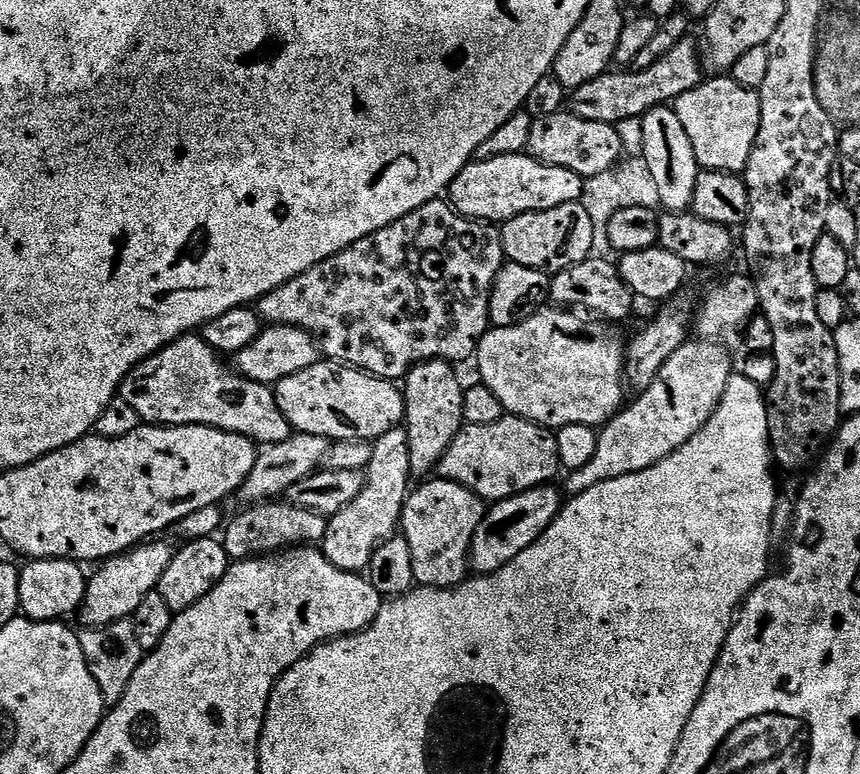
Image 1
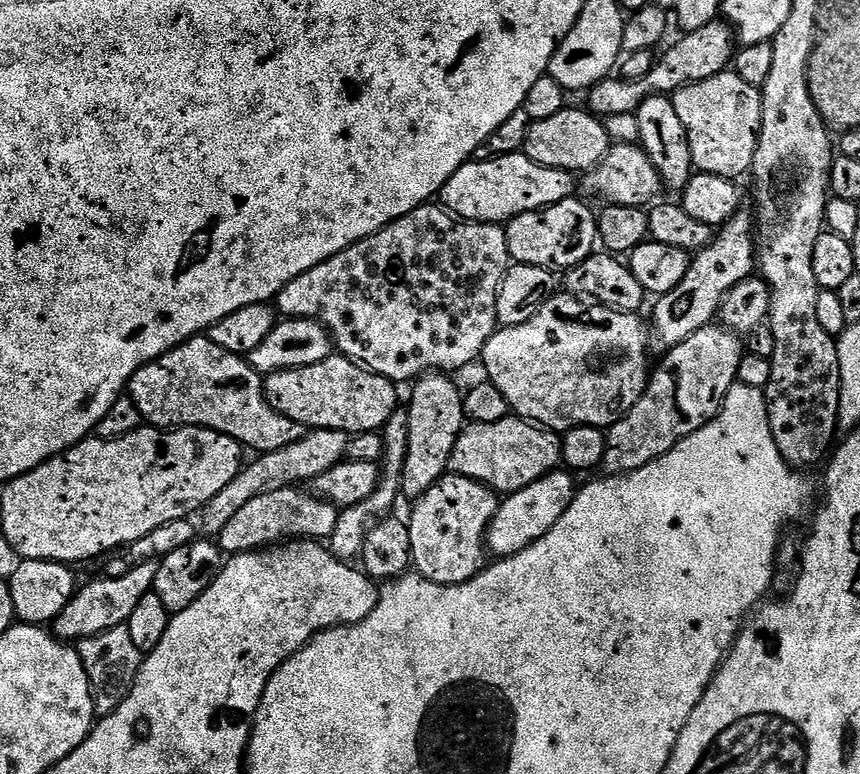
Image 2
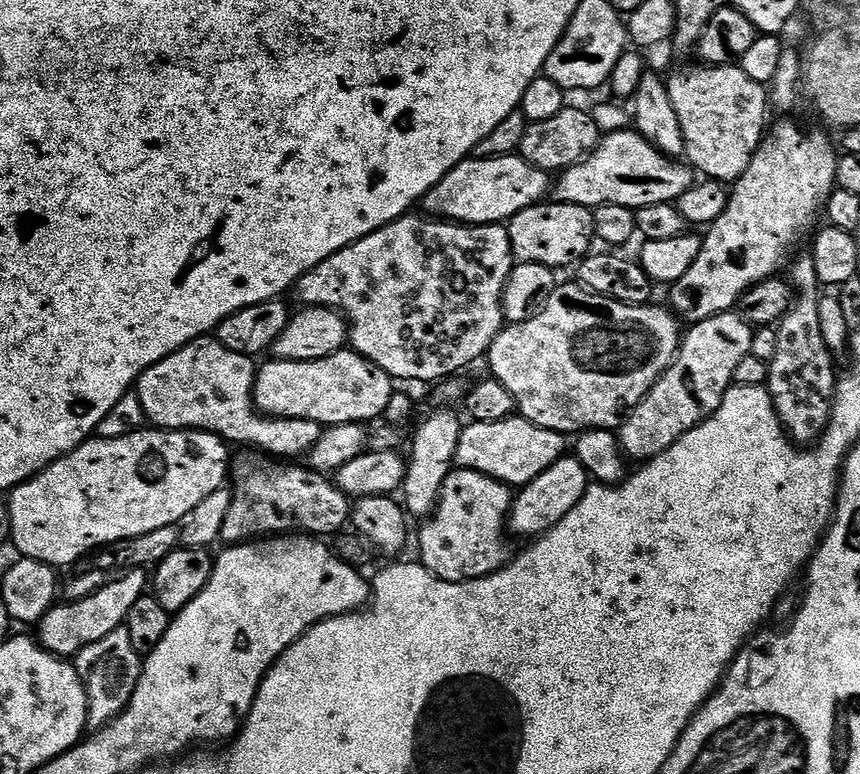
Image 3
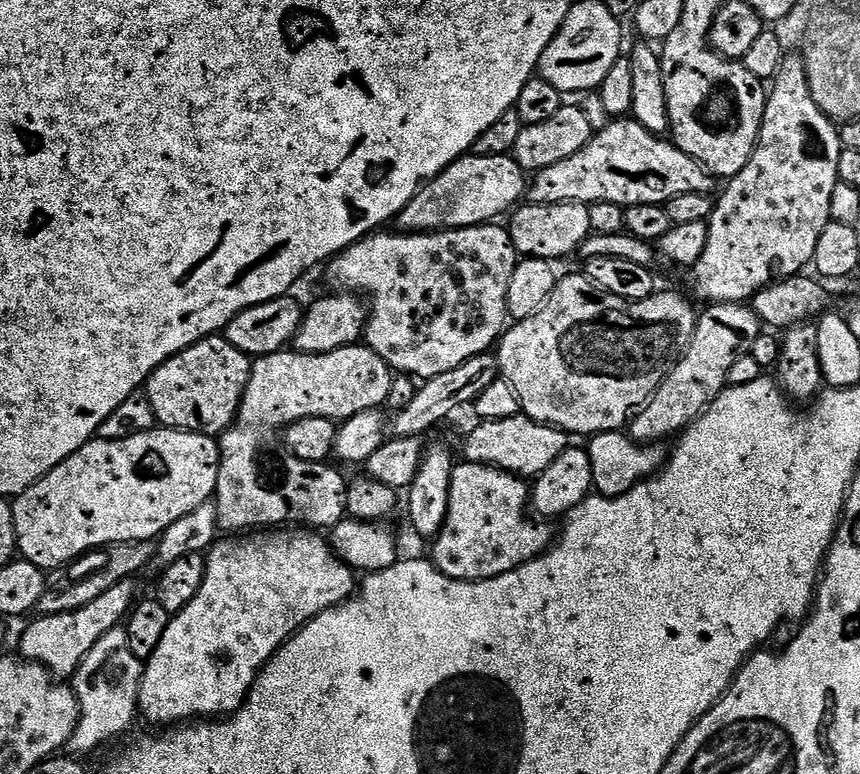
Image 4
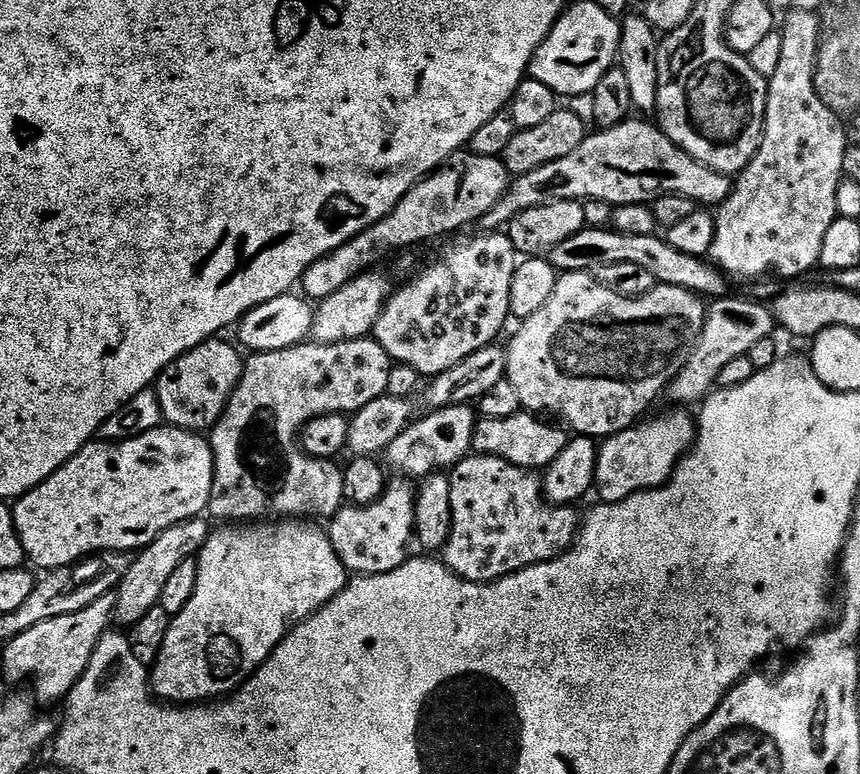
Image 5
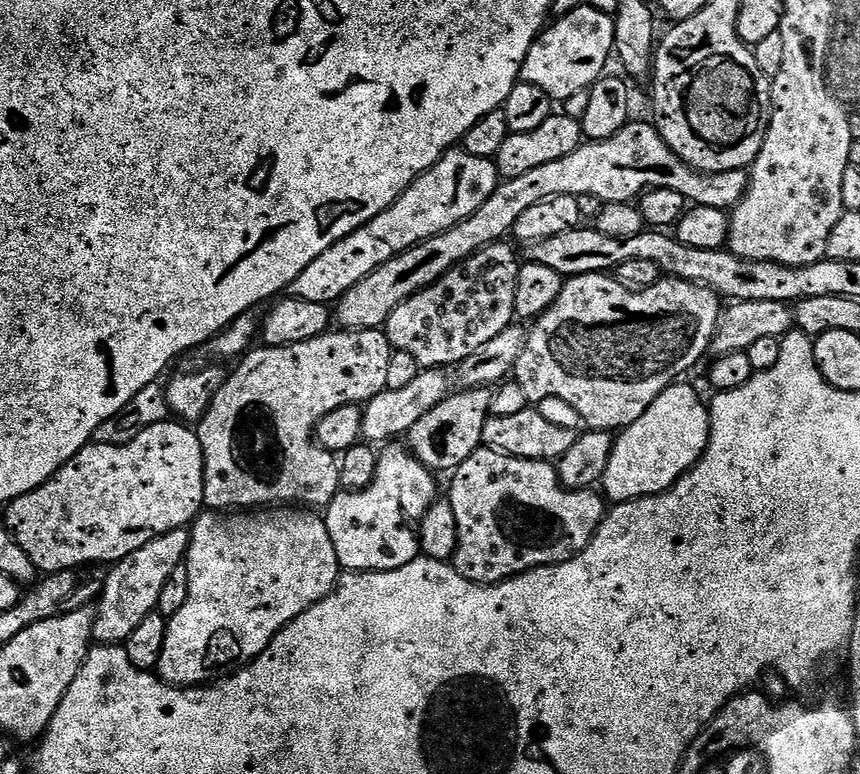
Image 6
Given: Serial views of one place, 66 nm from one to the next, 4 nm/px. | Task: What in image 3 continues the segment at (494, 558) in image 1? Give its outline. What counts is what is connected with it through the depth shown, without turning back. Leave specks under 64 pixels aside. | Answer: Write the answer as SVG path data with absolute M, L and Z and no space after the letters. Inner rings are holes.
M575 455L561 456L558 462L554 462L554 466L550 466L550 470L542 470L542 474L534 478L534 482L523 485L515 493L512 511L508 513L507 527L511 531L513 528L520 536L528 536L527 538L543 536L551 528L558 526L558 522L562 522L562 518L566 518L566 514L570 514L570 510L578 506L578 502L582 502L589 483L588 472L582 462L576 460Z

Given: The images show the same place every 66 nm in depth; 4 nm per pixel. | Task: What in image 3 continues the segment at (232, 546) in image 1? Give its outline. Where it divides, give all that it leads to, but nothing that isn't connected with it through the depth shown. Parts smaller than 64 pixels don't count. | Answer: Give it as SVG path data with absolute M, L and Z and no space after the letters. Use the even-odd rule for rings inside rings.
M248 454L235 461L234 476L240 481L234 484L230 510L226 522L222 522L220 540L225 545L243 544L257 538L268 538L273 534L311 534L317 538L329 538L340 532L350 520L350 500L325 473L314 472L307 466L301 468L275 468L273 461L264 454Z

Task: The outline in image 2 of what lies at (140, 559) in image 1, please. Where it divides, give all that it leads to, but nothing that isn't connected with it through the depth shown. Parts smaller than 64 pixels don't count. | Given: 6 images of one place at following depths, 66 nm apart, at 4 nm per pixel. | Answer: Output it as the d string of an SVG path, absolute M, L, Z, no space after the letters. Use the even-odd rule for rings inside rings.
M133 564L127 570L125 576L104 576L101 580L90 581L85 588L83 585L54 621L55 635L65 642L79 642L127 625L134 606L138 606L139 600L152 591L156 564Z

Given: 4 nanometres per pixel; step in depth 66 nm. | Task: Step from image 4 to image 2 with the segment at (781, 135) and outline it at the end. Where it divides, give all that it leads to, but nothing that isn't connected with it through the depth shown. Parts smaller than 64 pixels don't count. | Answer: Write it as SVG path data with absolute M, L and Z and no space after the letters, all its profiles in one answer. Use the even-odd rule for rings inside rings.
M747 210L736 212L734 218L727 220L713 235L707 246L692 256L692 265L690 270L686 270L686 278L682 278L674 290L655 301L656 309L652 312L650 328L655 343L657 340L661 349L667 350L674 344L686 342L690 334L698 334L698 330L709 327L719 317L724 295L757 271L753 232L753 213Z

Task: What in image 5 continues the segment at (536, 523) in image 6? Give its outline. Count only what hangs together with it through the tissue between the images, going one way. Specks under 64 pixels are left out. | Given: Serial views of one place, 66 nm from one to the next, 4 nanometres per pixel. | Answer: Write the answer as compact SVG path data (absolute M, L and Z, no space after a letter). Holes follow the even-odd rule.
M470 454L462 463L451 469L448 476L450 482L450 510L452 511L452 533L448 539L448 545L442 550L442 563L445 564L455 576L461 576L464 580L469 580L475 584L491 584L494 580L500 580L504 576L514 574L518 570L526 570L535 564L542 562L550 562L558 559L563 552L567 552L573 544L576 543L578 529L582 523L581 513L576 513L577 510L572 506L563 504L550 504L544 499L544 490L542 480L535 471L527 468L519 468L510 462L506 462L497 456L481 456L479 454Z

